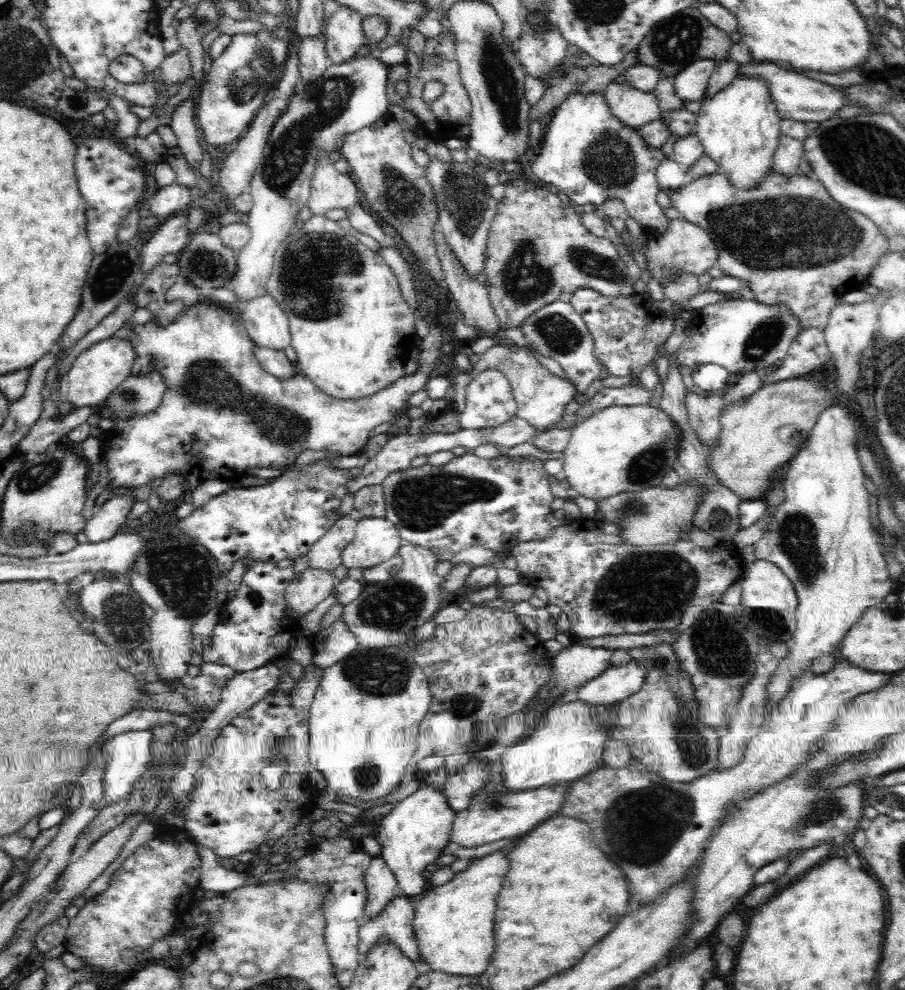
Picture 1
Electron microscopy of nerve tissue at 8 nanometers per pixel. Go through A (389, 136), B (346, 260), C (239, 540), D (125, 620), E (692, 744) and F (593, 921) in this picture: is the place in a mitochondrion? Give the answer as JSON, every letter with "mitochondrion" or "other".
{"A":"other","B":"mitochondrion","C":"other","D":"mitochondrion","E":"mitochondrion","F":"other"}

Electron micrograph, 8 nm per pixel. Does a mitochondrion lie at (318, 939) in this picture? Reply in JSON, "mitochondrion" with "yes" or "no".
{"mitochondrion":"no"}

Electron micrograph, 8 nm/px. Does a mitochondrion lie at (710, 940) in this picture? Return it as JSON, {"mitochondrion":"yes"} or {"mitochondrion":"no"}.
{"mitochondrion":"no"}

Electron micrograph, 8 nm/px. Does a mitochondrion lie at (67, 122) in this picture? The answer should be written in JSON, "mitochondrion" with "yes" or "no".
{"mitochondrion":"no"}

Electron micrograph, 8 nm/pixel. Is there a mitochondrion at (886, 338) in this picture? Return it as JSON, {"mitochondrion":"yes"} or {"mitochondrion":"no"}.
{"mitochondrion":"no"}

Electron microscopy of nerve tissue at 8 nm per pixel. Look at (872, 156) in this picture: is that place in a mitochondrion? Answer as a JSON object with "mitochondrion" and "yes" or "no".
{"mitochondrion":"yes"}

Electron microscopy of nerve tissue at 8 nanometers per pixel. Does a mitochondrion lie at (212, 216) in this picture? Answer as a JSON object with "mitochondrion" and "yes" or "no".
{"mitochondrion":"no"}

